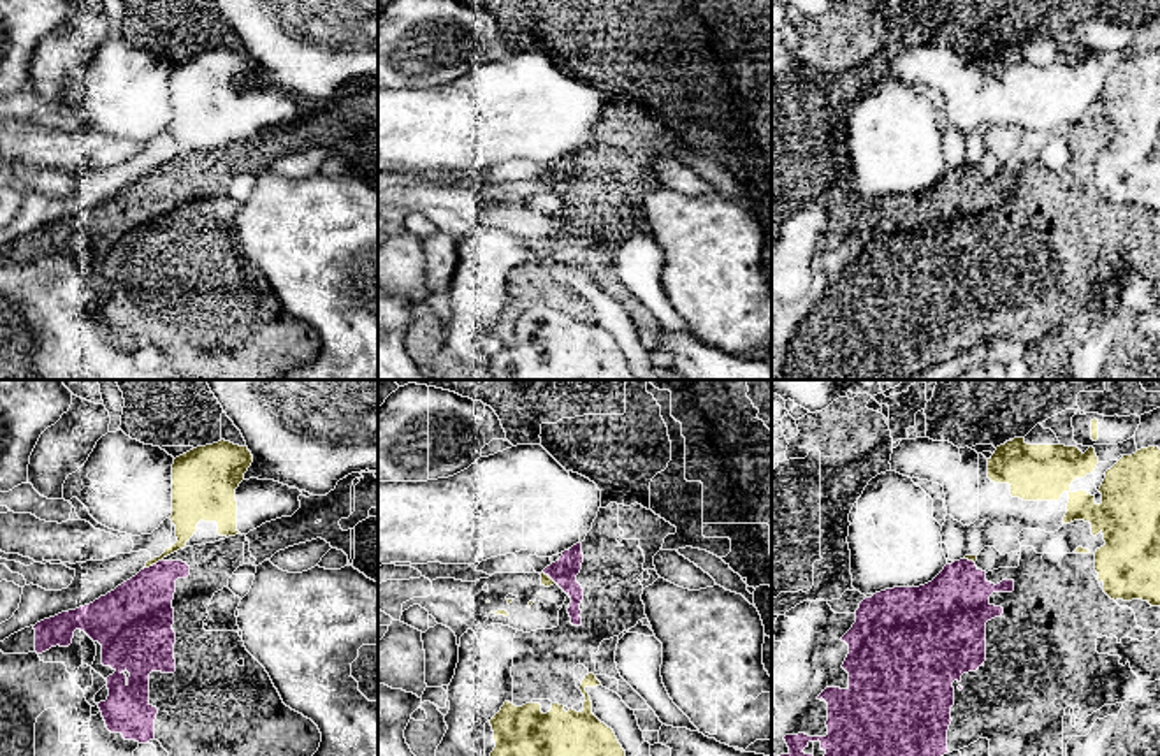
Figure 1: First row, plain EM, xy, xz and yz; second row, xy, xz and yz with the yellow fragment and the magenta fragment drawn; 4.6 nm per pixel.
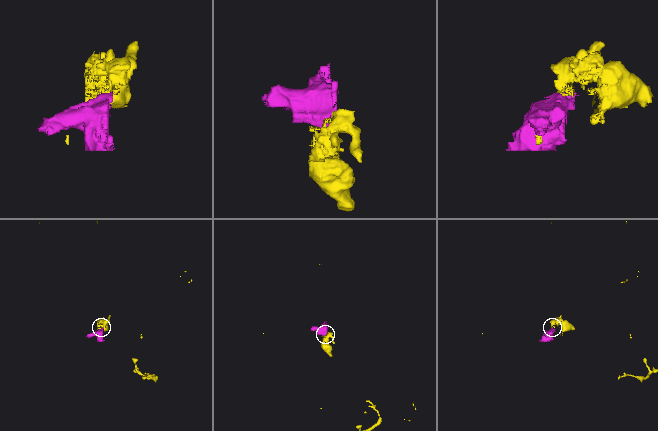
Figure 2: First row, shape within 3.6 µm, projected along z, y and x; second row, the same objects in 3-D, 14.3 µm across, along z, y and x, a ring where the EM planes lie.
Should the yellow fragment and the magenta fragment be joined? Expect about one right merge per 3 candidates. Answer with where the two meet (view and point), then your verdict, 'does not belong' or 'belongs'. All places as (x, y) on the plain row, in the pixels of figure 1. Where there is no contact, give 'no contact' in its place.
contact xy (152, 171); does not belong

